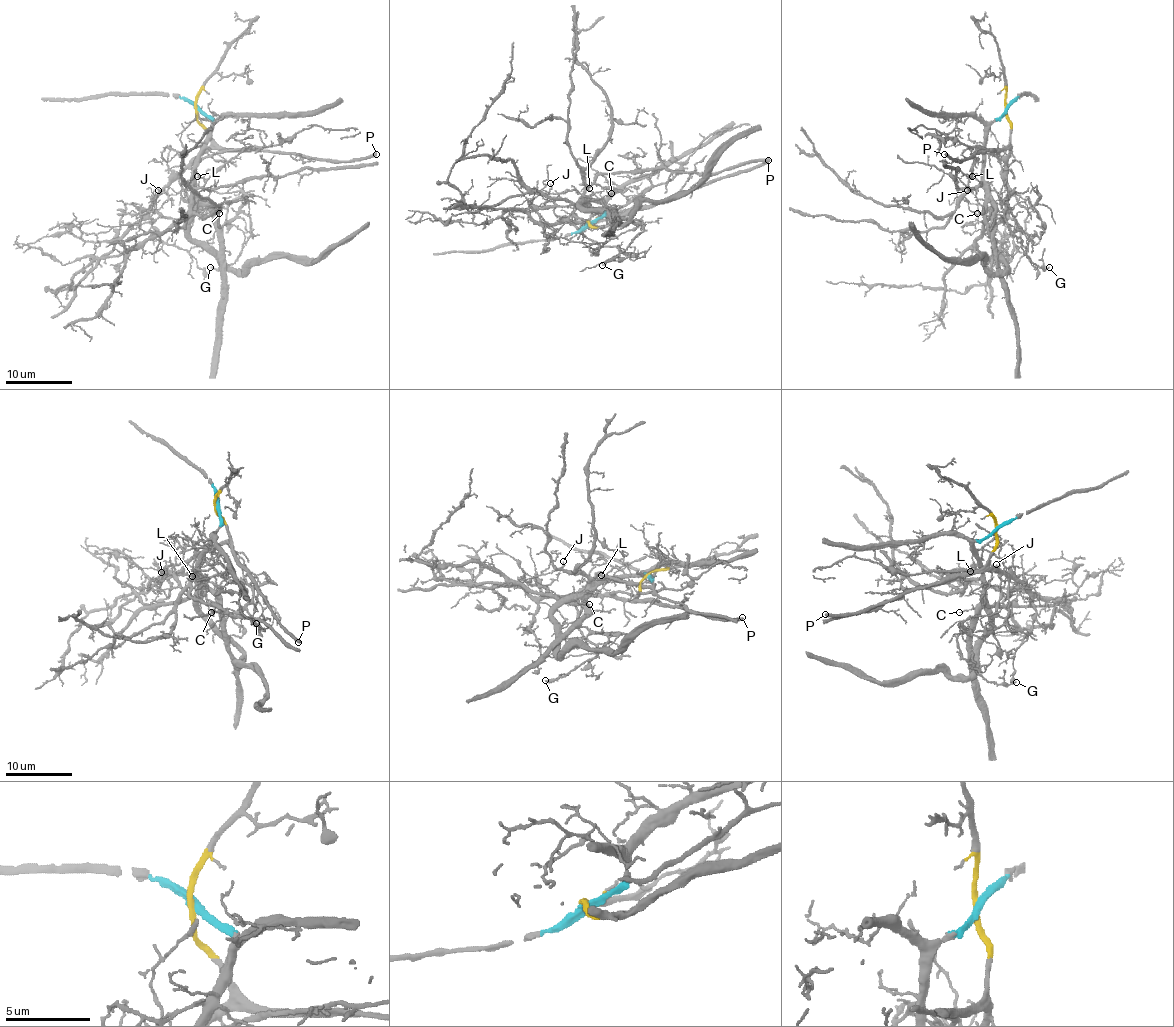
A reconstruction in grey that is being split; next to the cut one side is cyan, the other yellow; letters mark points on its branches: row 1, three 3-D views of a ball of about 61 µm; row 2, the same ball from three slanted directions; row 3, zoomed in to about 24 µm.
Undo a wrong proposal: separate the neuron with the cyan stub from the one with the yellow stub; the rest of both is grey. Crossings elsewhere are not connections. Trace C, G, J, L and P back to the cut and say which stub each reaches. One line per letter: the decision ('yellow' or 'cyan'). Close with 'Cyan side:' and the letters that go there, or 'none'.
C: cyan
G: cyan
J: yellow
L: cyan
P: yellow
Cyan side: C, G, L

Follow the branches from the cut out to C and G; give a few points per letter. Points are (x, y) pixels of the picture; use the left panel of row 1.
C: (196, 108), (211, 119), (211, 124), (206, 146), (195, 171), (195, 207), (203, 214), (219, 214)
G: (196, 108), (211, 124), (195, 194), (221, 227), (241, 212), (249, 220), (241, 255), (226, 267), (210, 267)

